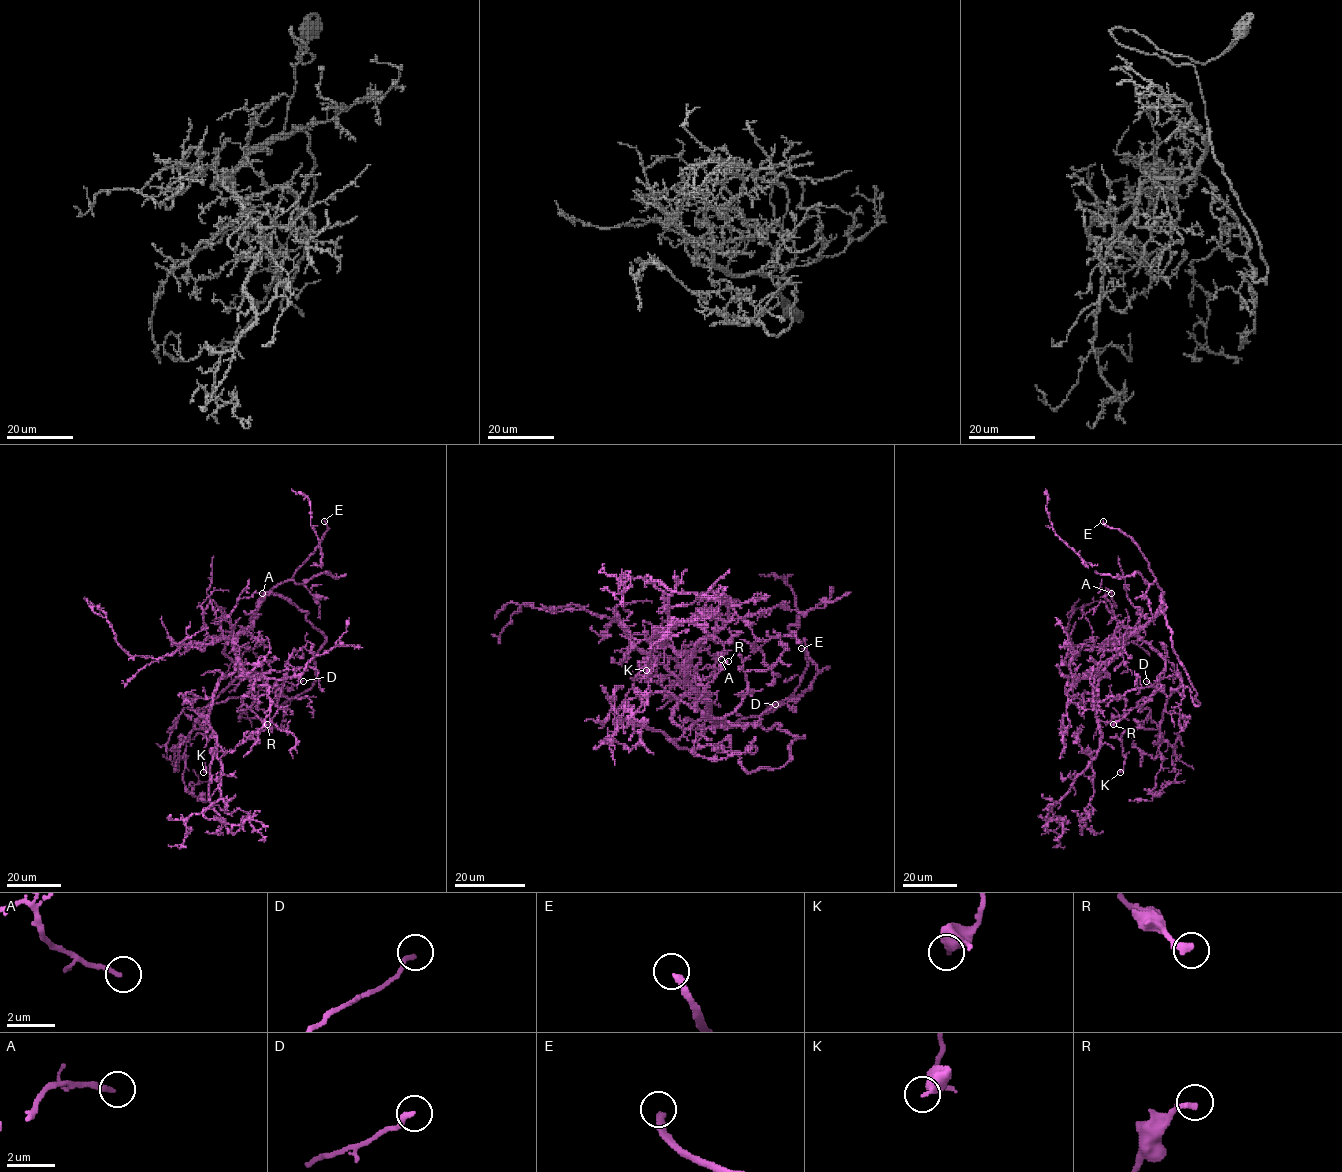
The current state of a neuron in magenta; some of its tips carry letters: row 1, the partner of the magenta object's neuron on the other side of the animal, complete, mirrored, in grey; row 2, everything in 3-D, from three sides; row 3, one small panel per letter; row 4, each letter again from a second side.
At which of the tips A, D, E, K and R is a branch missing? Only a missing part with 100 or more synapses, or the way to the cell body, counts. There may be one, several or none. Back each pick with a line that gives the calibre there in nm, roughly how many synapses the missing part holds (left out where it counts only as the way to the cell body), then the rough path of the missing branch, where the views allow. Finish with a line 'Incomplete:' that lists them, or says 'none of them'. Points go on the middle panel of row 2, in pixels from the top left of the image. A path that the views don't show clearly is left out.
E: Thickness 300 nm. Course of what is missing: (801, 648), (780, 636), (756, 652), (768, 674), (802, 689), (822, 732), (800, 713)
Incomplete: E

